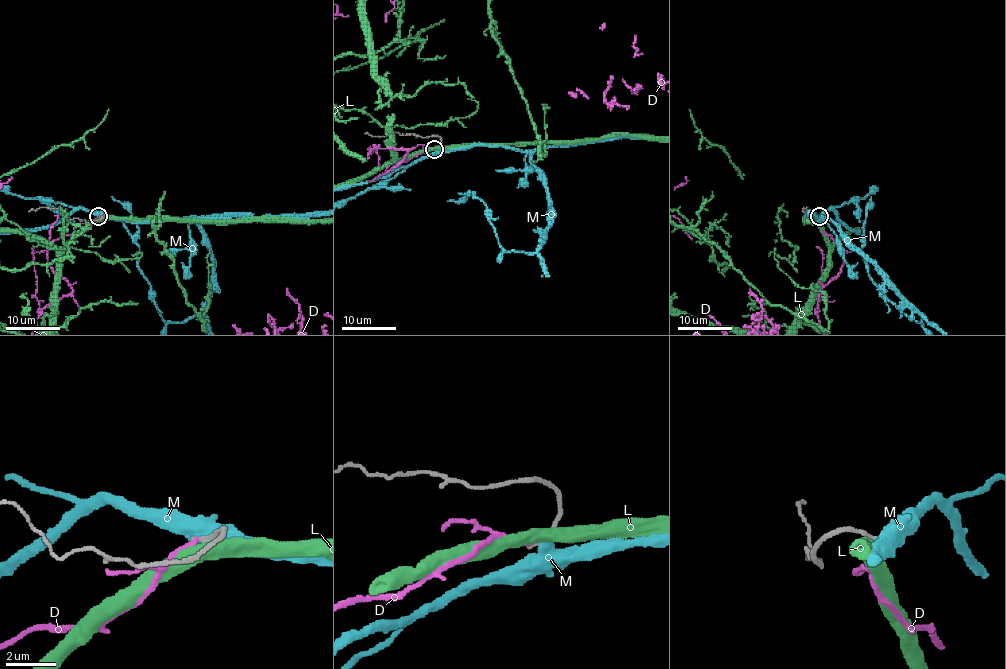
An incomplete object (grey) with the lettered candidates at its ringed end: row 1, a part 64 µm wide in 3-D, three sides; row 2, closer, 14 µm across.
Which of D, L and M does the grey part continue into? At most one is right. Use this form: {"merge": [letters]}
{"merge": ["D"]}

